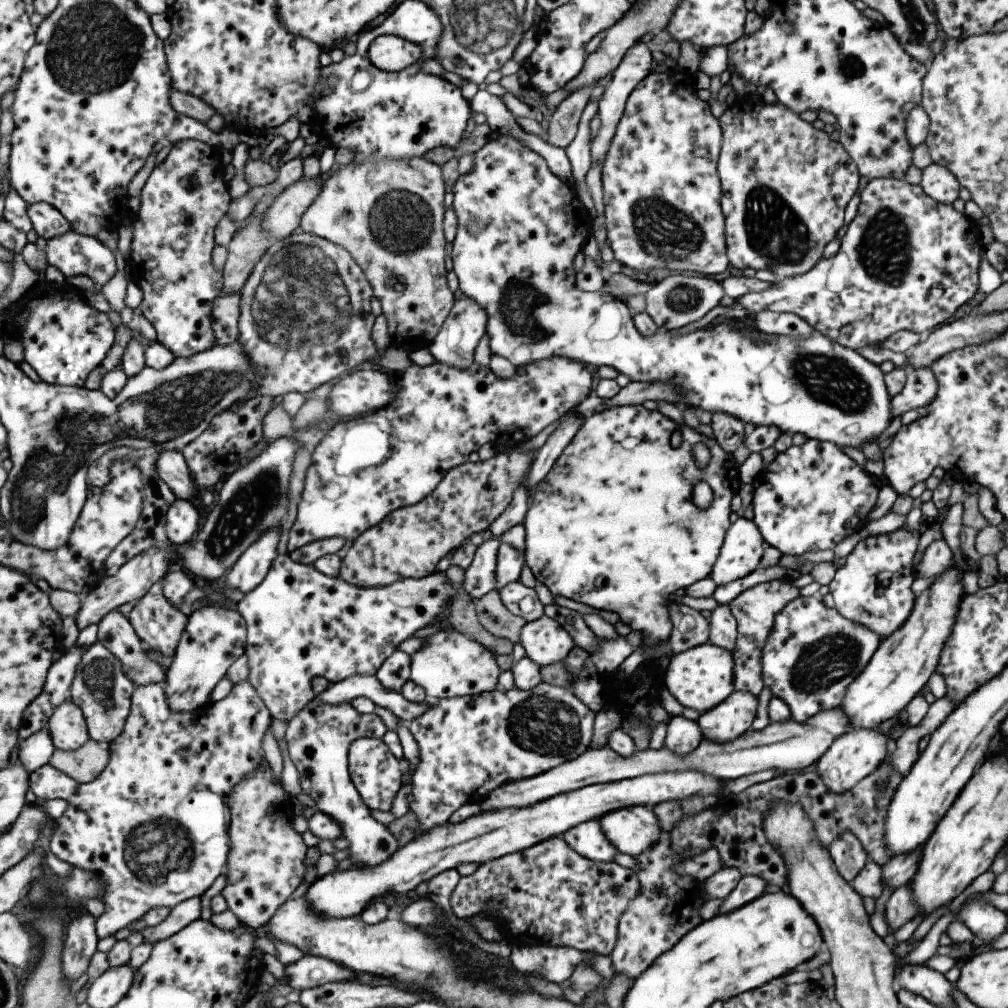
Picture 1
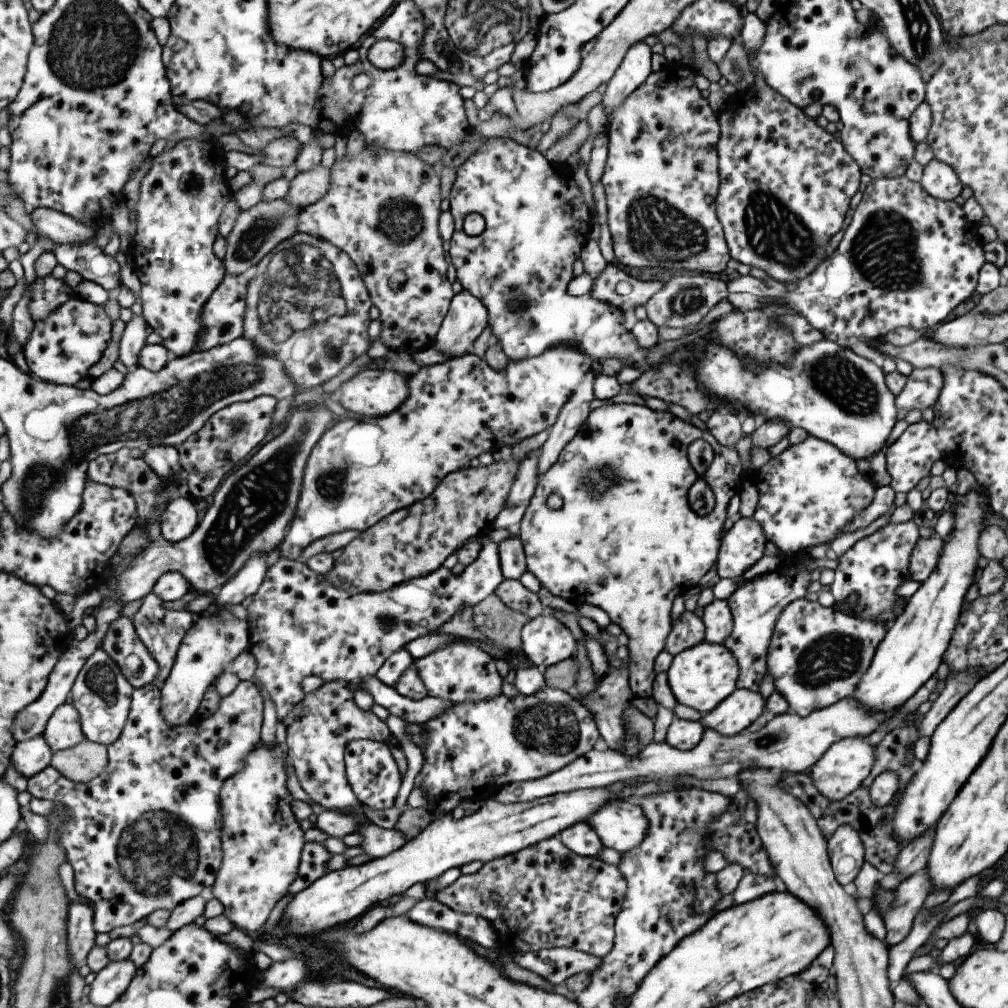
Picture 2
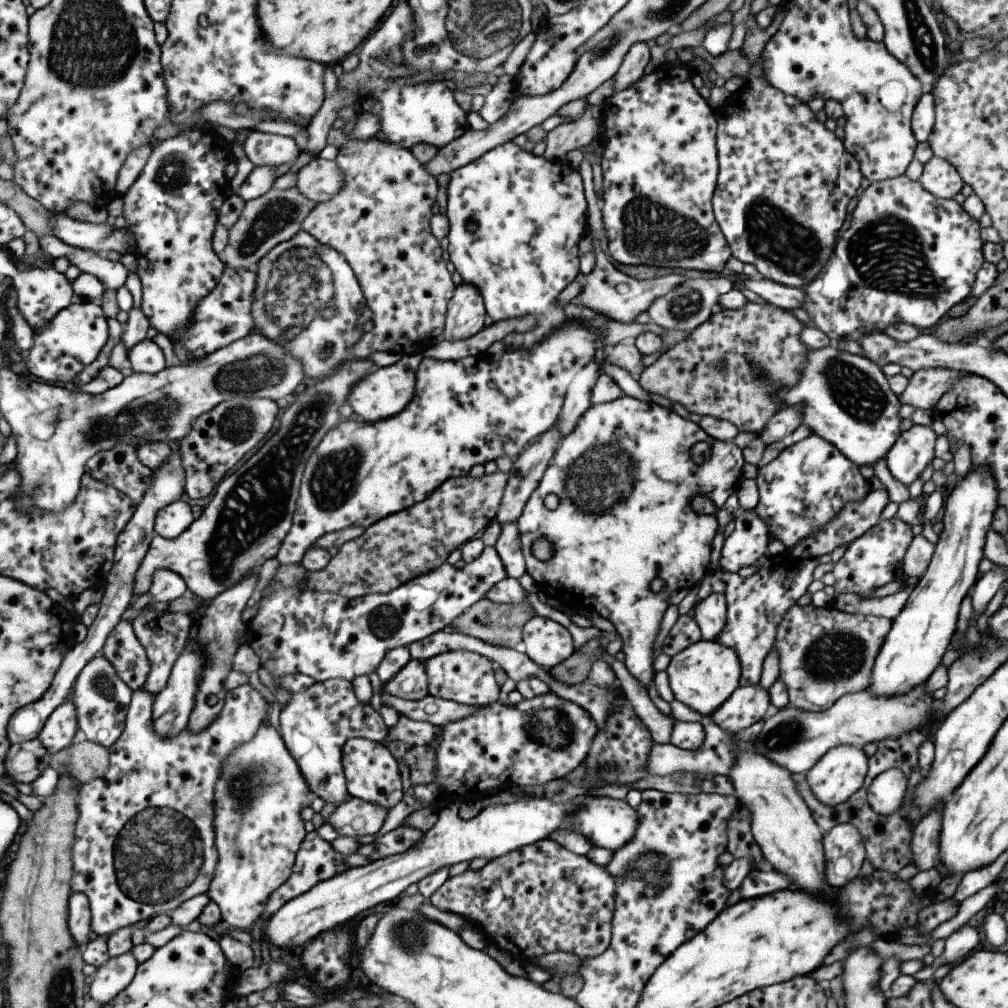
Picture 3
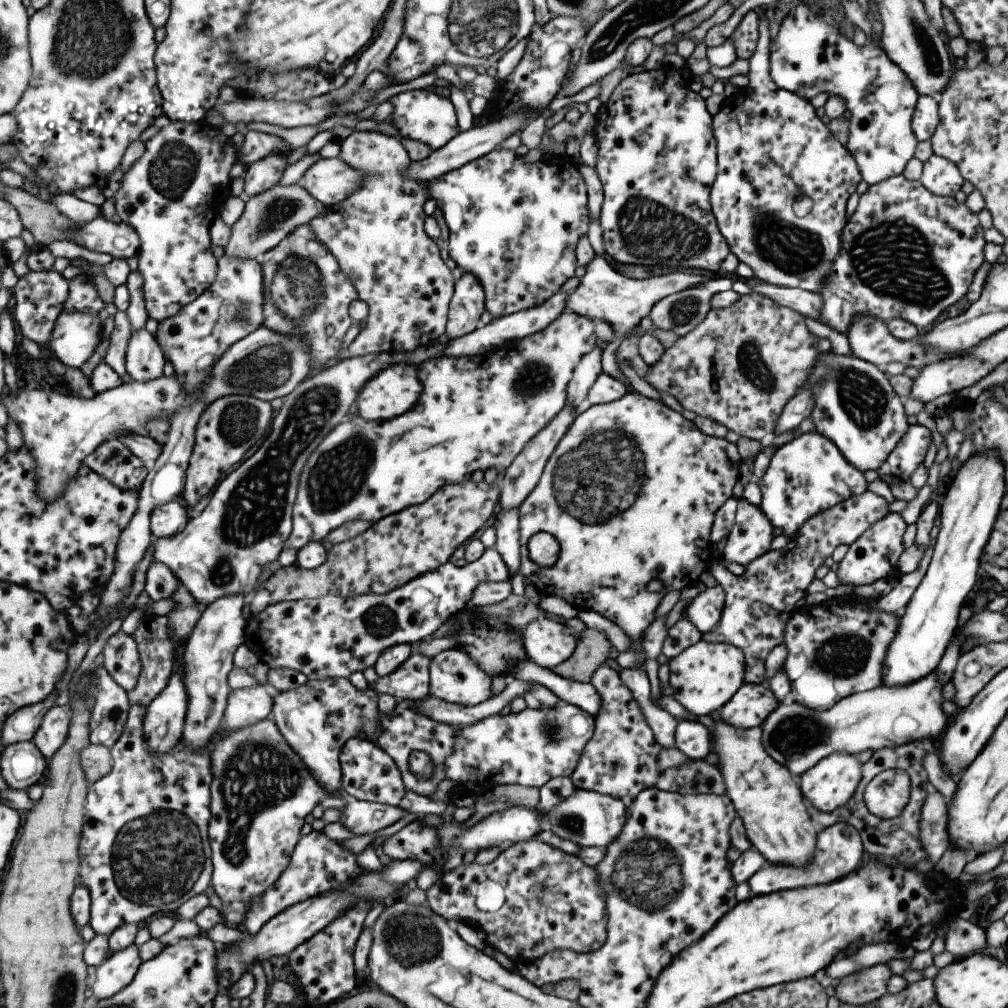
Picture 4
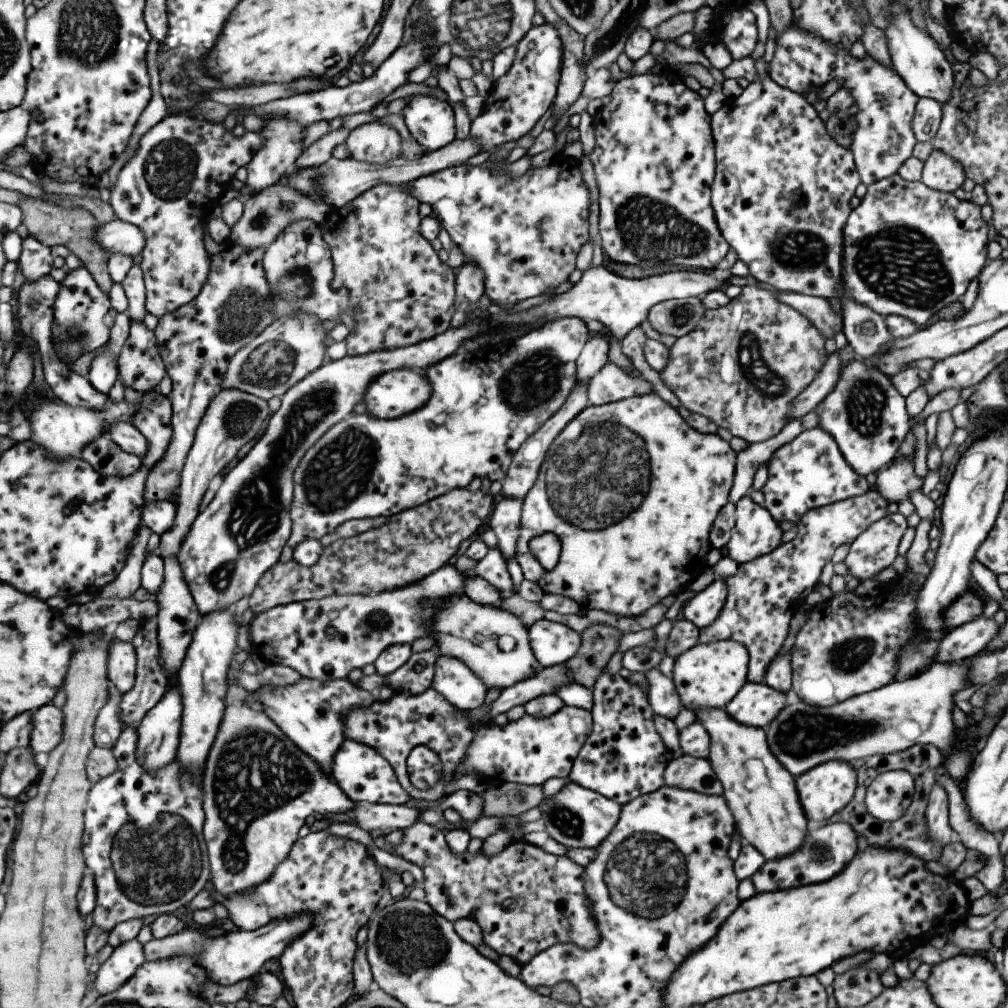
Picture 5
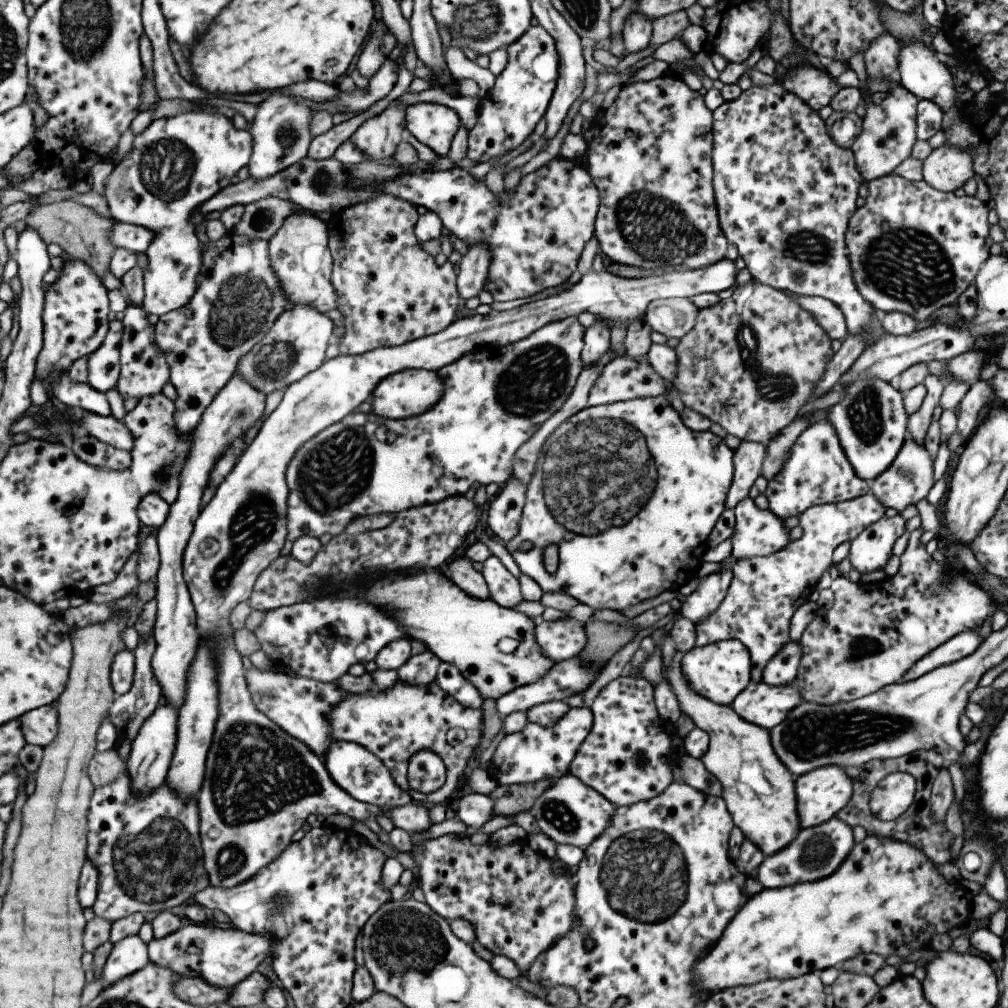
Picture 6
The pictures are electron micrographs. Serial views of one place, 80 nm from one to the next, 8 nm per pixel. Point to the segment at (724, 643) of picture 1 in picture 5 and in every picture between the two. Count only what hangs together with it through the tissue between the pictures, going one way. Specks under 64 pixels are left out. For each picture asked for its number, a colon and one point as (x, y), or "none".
2: (716, 617)
3: (709, 614)
4: (703, 611)
5: (701, 610)

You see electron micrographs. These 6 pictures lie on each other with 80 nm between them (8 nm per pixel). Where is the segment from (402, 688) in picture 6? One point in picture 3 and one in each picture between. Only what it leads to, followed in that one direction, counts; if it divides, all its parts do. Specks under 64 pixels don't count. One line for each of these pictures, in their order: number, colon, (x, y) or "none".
3: (413, 743)
4: (404, 729)
5: (393, 728)

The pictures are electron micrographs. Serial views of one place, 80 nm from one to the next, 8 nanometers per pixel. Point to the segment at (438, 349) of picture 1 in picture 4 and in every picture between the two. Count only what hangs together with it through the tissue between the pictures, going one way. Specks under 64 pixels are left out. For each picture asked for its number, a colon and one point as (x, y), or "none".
2: (466, 317)
3: (465, 313)
4: (466, 305)

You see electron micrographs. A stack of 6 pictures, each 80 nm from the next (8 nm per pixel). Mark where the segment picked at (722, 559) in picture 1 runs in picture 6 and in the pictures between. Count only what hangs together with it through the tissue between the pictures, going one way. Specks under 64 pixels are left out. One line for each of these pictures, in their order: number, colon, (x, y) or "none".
2: (742, 545)
3: (747, 542)
4: (750, 536)
5: (755, 533)
6: (757, 532)

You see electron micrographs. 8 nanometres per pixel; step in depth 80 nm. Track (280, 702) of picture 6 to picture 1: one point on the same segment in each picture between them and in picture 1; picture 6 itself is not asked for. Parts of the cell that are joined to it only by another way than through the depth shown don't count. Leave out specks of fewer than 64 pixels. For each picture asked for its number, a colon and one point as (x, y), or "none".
1: (318, 736)
2: (317, 729)
3: (316, 723)
4: (316, 719)
5: (311, 713)

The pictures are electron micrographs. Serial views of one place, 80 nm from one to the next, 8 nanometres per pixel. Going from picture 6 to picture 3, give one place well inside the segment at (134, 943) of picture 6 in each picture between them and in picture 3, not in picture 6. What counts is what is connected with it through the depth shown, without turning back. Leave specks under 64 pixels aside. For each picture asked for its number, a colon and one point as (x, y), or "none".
3: (112, 978)
4: (119, 970)
5: (122, 965)

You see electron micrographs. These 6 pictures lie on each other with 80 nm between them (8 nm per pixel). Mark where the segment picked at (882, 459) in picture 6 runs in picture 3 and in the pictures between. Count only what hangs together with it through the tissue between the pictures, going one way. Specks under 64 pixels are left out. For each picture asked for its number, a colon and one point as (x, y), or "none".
3: (845, 399)
4: (854, 406)
5: (865, 416)

